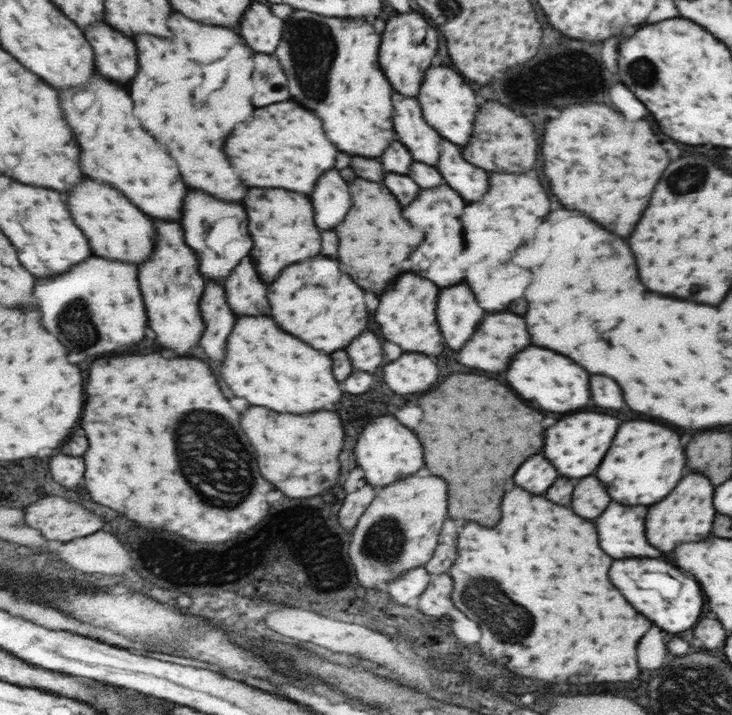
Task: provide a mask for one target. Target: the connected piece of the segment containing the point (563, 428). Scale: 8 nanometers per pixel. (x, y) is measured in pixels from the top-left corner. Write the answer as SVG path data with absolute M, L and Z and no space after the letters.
M579 412L573 416L565 416L559 422L555 422L553 428L549 428L549 436L545 436L543 456L557 464L557 472L561 472L561 476L585 478L593 474L593 470L605 456L607 448L611 446L613 434L617 432L617 426L619 422L615 418L595 412Z

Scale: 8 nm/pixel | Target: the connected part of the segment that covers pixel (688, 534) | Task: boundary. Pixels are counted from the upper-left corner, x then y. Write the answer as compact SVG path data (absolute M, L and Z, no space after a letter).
M689 474L681 478L681 482L661 500L661 504L653 504L653 508L649 508L649 544L661 548L663 554L669 554L677 544L699 542L707 538L715 516L711 494L713 488L707 478L699 474Z

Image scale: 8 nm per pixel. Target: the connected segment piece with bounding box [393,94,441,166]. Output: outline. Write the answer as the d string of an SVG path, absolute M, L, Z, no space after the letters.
M397 94L397 116L393 120L397 120L397 136L409 148L411 158L427 166L437 166L441 138L423 122L417 100Z

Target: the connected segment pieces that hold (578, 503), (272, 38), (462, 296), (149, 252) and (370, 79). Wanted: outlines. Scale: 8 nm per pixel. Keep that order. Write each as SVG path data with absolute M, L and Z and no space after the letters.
M589 476L589 480L579 480L575 484L575 490L571 496L571 508L573 512L577 512L577 516L585 516L587 520L597 518L609 502L611 500L601 488L601 484L597 482L597 478Z
M253 4L249 16L245 16L245 28L241 30L243 38L255 52L273 54L281 38L283 22L275 18L267 6Z
M453 286L441 290L441 308L437 308L441 316L441 332L445 332L445 340L449 340L449 348L459 350L477 330L477 324L483 318L483 310L473 300L473 294L467 286Z
M85 180L85 184L81 184L73 196L69 196L69 204L73 204L73 216L77 216L77 224L85 228L85 236L89 236L97 256L133 264L143 264L153 256L157 238L153 220L113 186Z
M293 10L285 20L285 44L281 44L281 52L275 52L277 60L285 64L285 72L289 72L289 92L293 92L293 100L303 108L315 110L325 132L329 132L329 140L337 144L337 150L353 156L377 158L387 144L395 140L391 128L391 96L397 92L391 88L377 64L379 46L381 36L377 36L377 28L373 28L373 24L363 20L323 18L303 10Z

